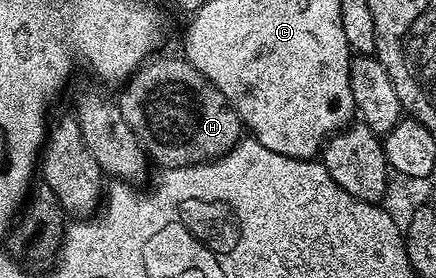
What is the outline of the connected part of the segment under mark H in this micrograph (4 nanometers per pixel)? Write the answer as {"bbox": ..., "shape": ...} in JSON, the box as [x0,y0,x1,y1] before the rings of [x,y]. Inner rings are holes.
{"bbox":[118,56,242,169],"shape":[[[153,56],[144,62],[118,96],[118,104],[130,131],[153,162],[164,169],[203,165],[215,161],[242,140],[240,116],[229,107],[227,99],[183,56]],[[164,113],[176,120],[176,133],[168,133]]]}

